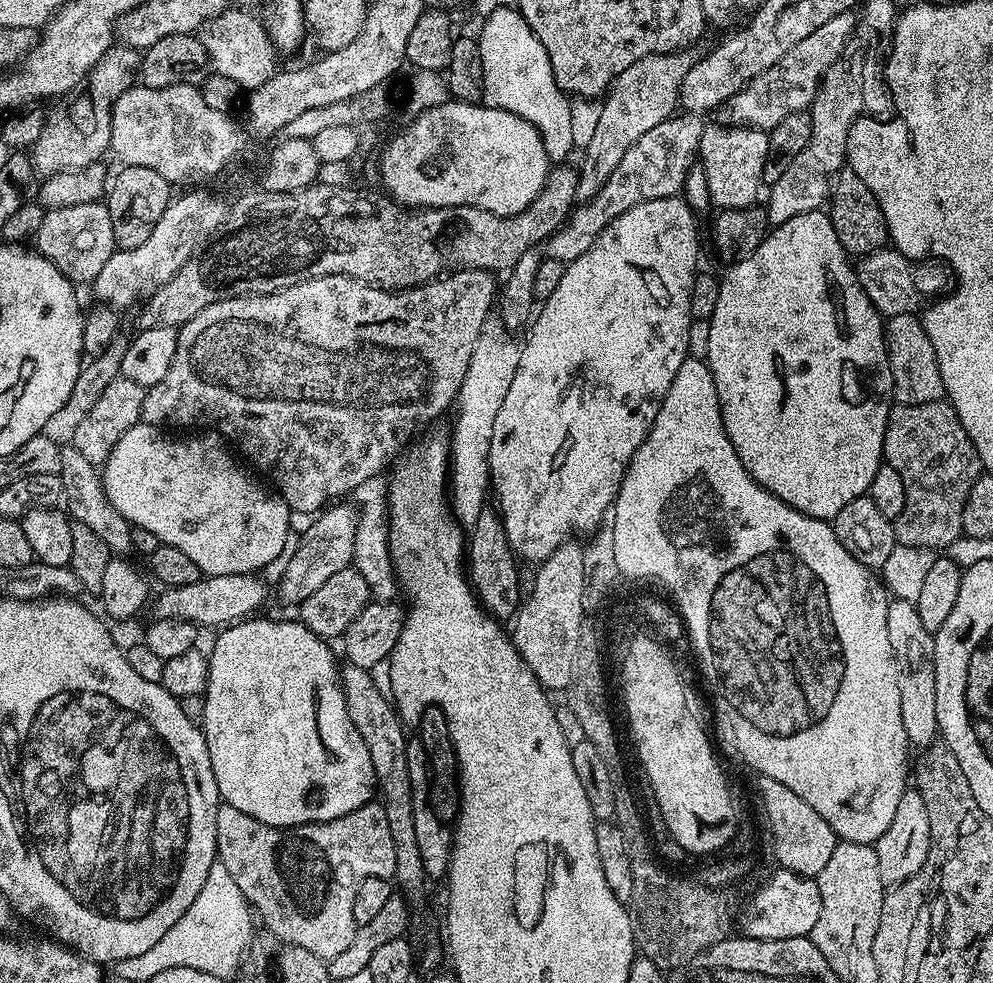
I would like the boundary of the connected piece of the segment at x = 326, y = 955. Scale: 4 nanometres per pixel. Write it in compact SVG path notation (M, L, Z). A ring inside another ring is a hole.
M374 800L368 804L363 804L358 810L351 811L350 814L346 814L342 818L334 818L325 824L300 824L297 828L271 828L246 814L242 814L242 810L234 810L234 806L221 803L218 810L218 826L216 827L216 854L218 863L226 866L226 870L230 870L230 878L234 878L234 882L238 882L238 890L242 890L242 894L248 899L249 905L255 909L258 916L264 919L264 924L268 927L265 929L271 935L282 938L294 946L302 946L302 950L310 950L310 954L318 954L318 958L327 961L338 958L338 954L342 954L342 950L346 950L346 946L350 946L350 942L354 942L354 934L358 927L354 918L354 897L357 893L357 886L363 881L360 872L374 870L374 866L372 866L374 860L372 860L372 856L368 858L368 854L376 854L376 870L390 870L390 868L394 868L392 867L392 860L397 860L385 808L383 803Z

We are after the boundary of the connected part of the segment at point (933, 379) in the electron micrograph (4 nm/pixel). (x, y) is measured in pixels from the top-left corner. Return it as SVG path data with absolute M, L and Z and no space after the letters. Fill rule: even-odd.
M916 314L887 317L884 341L888 347L888 361L892 375L892 394L901 404L925 404L945 399L942 370L938 370L938 354L926 335L924 321Z

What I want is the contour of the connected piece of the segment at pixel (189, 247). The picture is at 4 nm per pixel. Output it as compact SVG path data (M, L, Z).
M190 192L186 196L177 195L166 206L154 234L137 248L122 248L112 253L111 258L90 285L90 291L97 296L101 305L115 310L128 308L136 296L143 297L157 286L165 284L188 260L197 255L219 233L228 215L229 205L204 192Z

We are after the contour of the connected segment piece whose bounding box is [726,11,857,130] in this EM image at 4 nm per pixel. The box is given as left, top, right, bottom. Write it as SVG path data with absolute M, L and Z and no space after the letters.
M851 11L834 14L830 22L822 22L822 26L818 26L814 34L802 38L798 46L790 46L790 50L786 50L786 54L782 54L774 66L762 70L758 78L729 98L726 105L727 119L736 126L771 130L787 115L811 109L820 83L824 81L824 73L840 59L844 45L856 28L856 22L857 17Z

